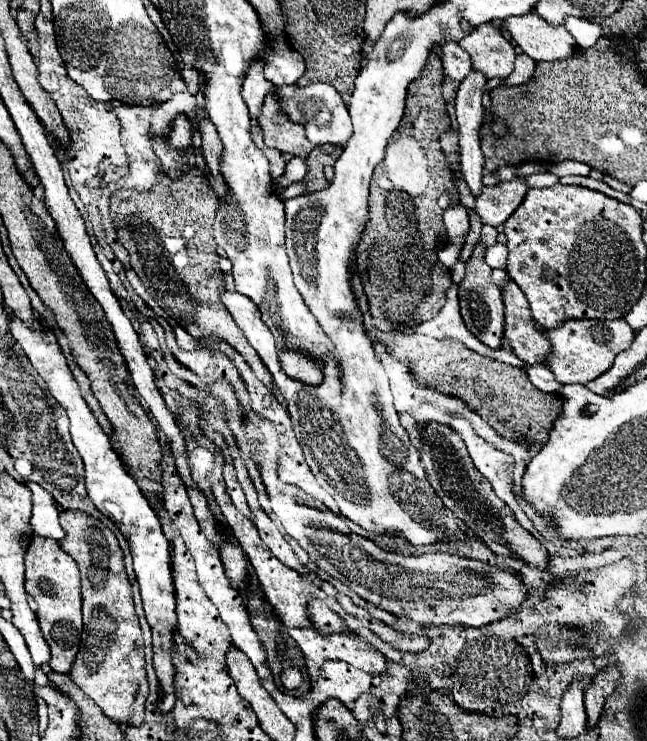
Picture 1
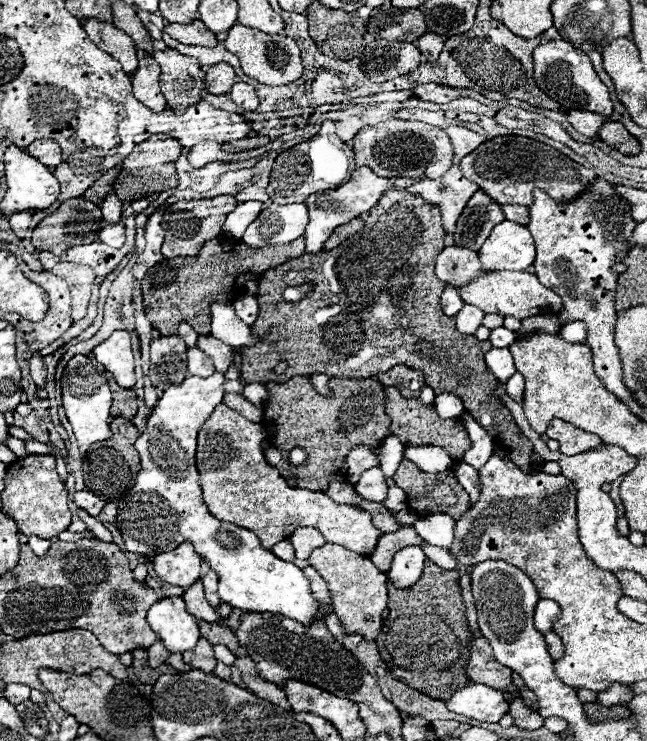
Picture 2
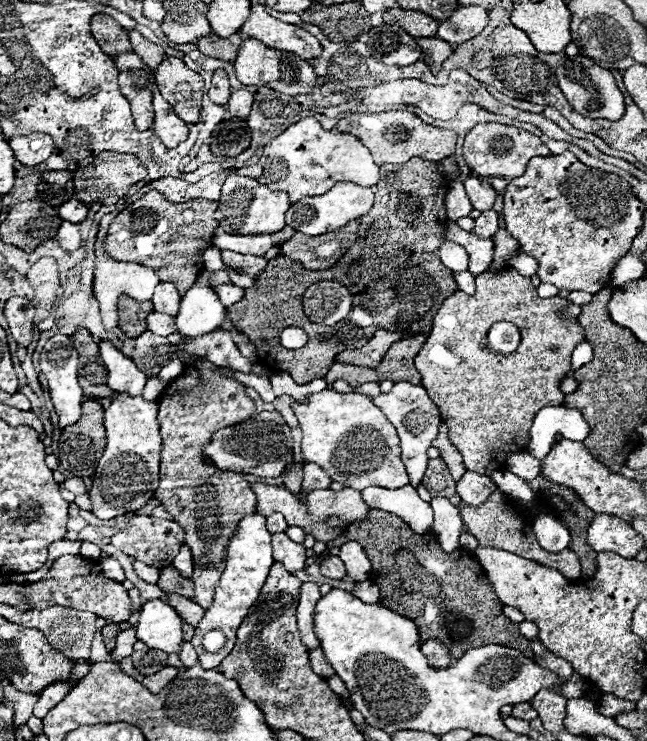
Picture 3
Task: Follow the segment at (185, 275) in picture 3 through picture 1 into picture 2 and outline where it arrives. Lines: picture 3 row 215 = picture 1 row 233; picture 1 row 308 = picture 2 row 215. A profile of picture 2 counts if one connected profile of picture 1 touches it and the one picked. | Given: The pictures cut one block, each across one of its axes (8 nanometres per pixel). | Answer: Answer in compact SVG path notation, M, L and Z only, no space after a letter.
M216 196L212 200L180 200L176 204L172 204L170 208L166 208L164 216L162 216L162 224L166 230L166 240L162 244L162 254L166 258L172 256L192 256L196 252L200 252L200 248L220 236L222 226L226 216L236 208L238 200L234 196Z

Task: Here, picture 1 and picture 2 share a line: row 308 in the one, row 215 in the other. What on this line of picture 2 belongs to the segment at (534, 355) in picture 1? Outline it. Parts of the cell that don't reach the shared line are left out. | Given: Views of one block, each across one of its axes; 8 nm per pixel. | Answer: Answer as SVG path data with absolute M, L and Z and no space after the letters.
M506 204L504 206L504 216L506 216L506 220L512 220L512 222L524 224L524 226L528 226L528 222L530 222L530 214L528 214L528 208L526 206Z

